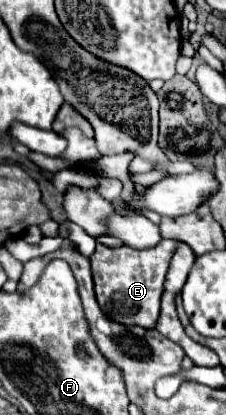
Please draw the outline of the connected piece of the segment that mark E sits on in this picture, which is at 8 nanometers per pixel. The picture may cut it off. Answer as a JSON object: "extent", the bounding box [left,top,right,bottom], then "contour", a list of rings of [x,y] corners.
{"extent":[89,240,179,328],"contour":[[[161,240],[155,248],[147,250],[135,250],[129,246],[109,248],[105,244],[97,244],[89,260],[93,270],[93,282],[97,288],[95,294],[101,310],[119,324],[139,324],[143,328],[153,328],[159,314],[159,300],[163,292],[165,274],[171,256],[179,244],[179,240]]]}

